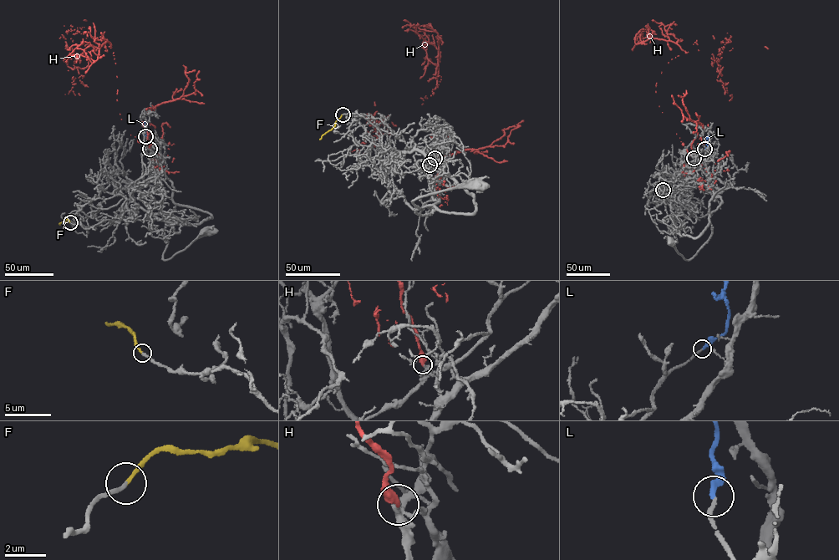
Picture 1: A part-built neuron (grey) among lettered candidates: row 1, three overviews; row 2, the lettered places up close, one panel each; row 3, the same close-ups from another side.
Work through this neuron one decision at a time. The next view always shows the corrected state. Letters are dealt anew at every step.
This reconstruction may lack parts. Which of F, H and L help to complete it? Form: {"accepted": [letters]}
{"accepted": ["F", "L"]}

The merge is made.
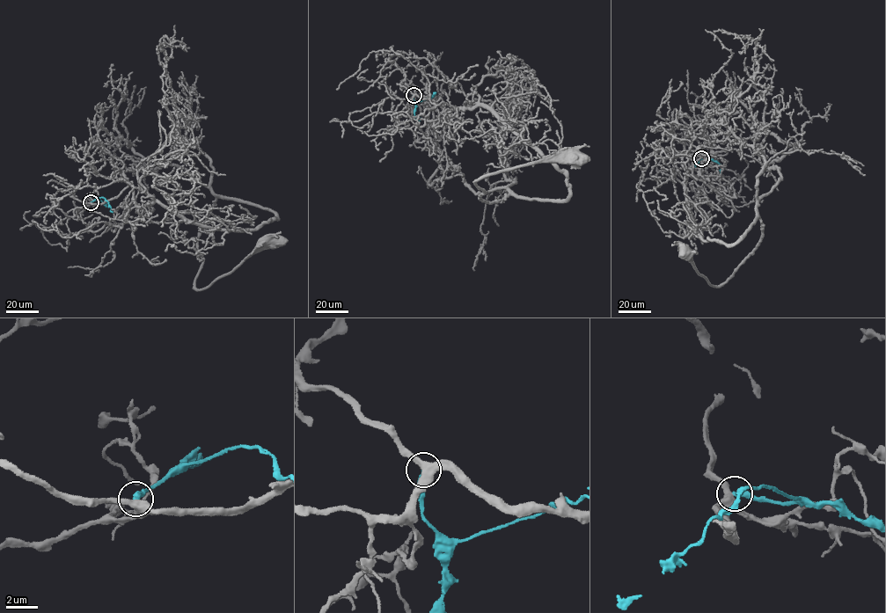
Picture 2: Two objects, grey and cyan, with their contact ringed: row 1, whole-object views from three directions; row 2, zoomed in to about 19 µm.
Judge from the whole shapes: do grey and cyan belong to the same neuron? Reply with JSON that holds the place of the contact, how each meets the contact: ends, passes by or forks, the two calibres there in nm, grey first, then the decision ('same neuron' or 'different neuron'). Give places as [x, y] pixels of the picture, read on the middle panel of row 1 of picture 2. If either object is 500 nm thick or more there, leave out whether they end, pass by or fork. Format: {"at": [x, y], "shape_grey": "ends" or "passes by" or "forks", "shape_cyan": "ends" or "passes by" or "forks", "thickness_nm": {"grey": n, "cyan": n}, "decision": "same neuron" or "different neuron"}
{"at": [413, 95], "shape_grey": "passes by", "shape_cyan": "ends", "thickness_nm": {"grey": 480, "cyan": 300}, "decision": "different neuron"}

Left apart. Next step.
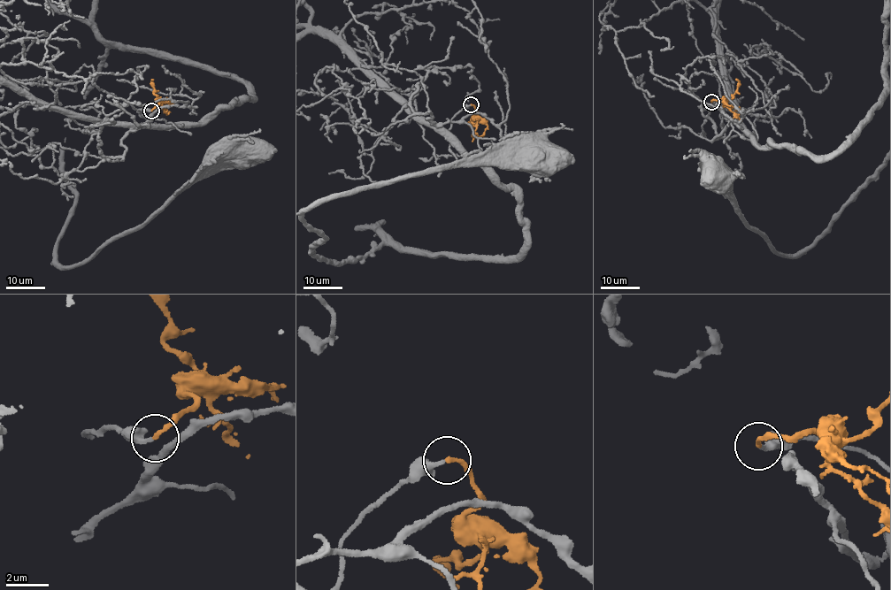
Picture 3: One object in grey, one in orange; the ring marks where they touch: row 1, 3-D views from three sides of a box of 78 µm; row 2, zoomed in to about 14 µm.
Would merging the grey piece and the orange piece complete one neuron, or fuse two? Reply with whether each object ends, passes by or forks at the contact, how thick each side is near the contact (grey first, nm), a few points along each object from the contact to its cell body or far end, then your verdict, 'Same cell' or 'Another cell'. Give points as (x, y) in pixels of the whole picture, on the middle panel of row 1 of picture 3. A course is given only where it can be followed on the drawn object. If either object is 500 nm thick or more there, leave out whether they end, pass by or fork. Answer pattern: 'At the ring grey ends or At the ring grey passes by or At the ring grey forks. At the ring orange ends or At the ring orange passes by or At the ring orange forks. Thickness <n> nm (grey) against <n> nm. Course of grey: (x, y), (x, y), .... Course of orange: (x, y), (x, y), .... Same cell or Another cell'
At the ring grey ends. At the ring orange ends. Thickness 240 nm (grey) against 190 nm. Course of grey: (470, 104), (450, 150), (516, 193), (521, 251), (321, 261), (312, 205), (537, 150). Course of orange: (471, 104), (477, 111), (477, 121), (469, 123), (472, 118). Same cell

